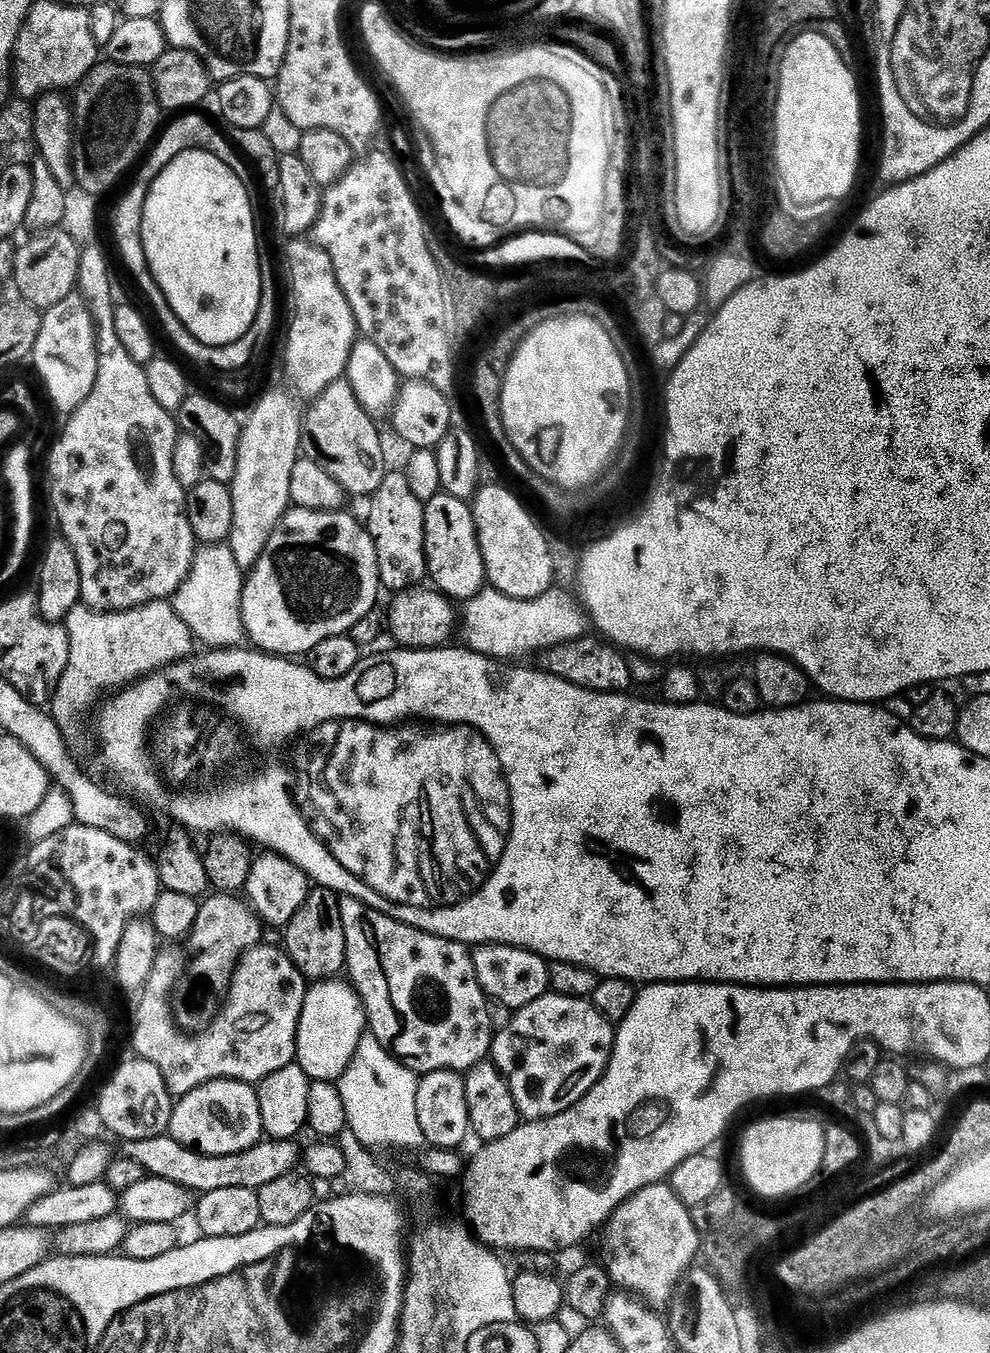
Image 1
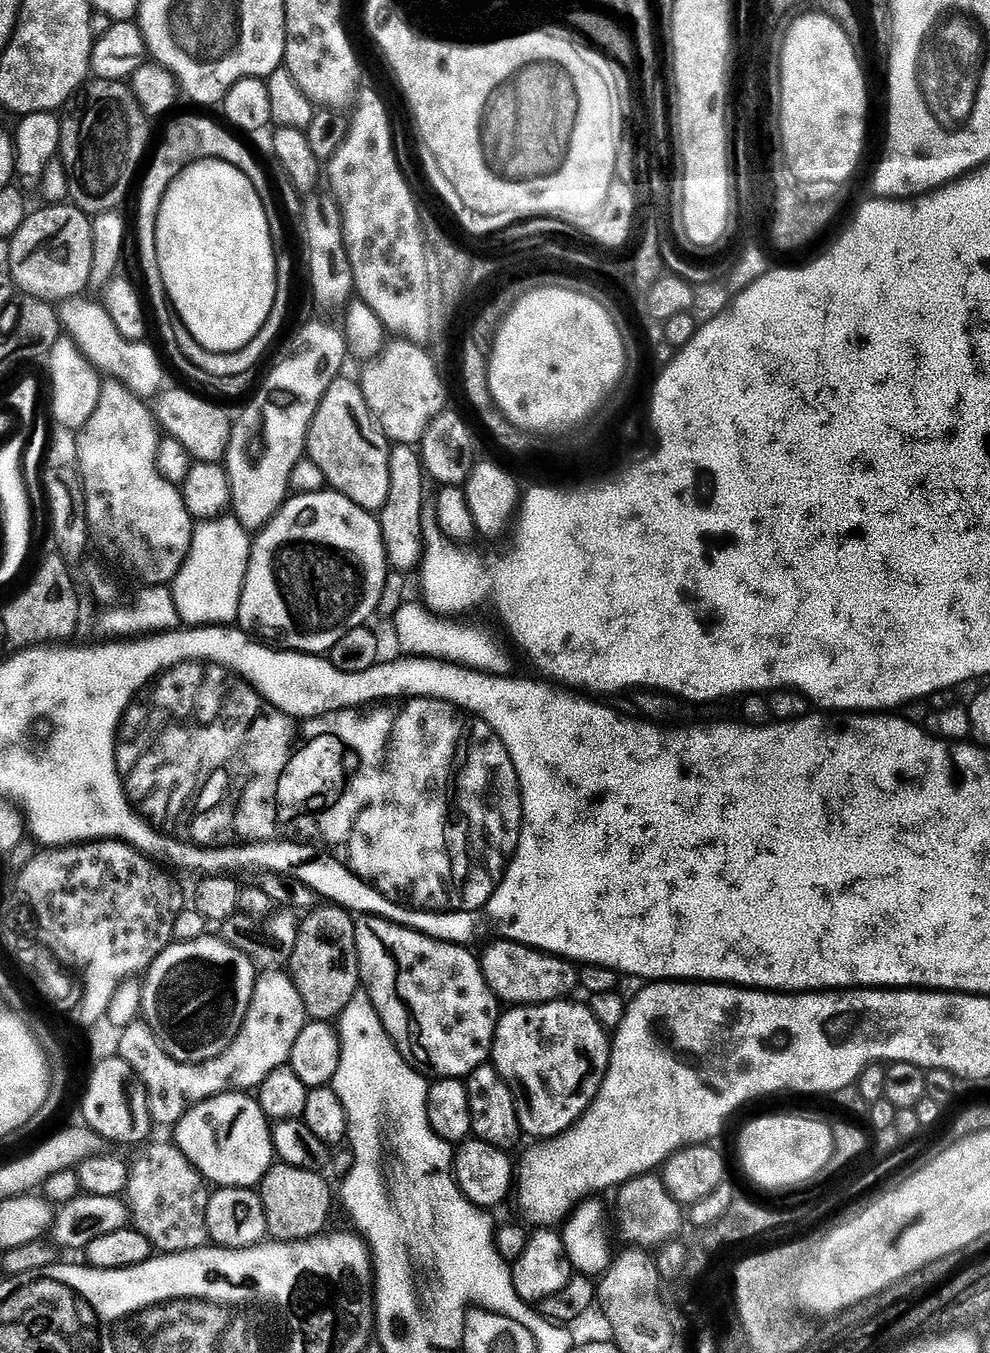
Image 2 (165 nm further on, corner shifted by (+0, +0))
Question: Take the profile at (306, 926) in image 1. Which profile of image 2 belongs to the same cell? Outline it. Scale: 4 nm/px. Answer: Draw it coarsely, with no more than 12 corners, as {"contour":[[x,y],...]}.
{"contour":[[318,906],[299,921],[292,981],[312,1022],[361,991],[356,920]]}

